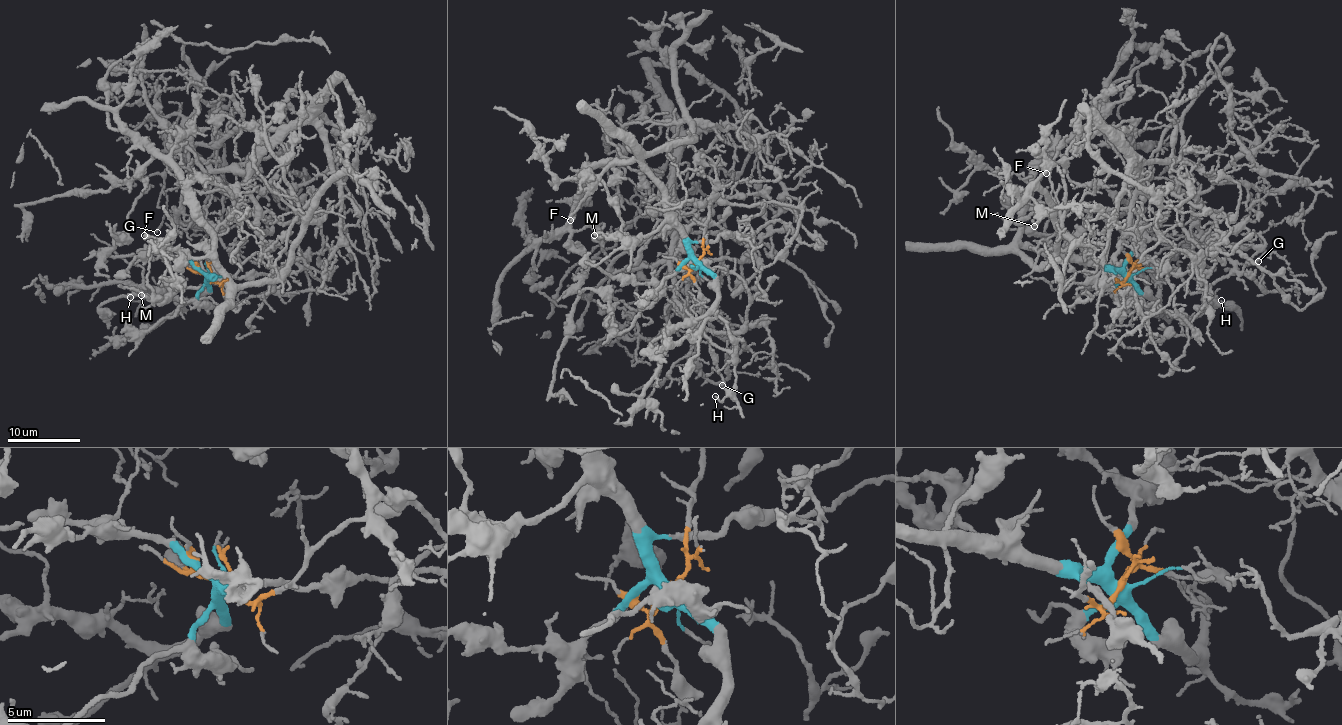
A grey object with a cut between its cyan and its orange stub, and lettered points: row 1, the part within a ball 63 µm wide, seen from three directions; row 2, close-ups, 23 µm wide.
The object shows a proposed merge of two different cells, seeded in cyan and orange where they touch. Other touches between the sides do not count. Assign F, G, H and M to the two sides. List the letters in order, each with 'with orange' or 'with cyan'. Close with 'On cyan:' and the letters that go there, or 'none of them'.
F: with cyan
G: with orange
H: with cyan
M: with cyan
On cyan: F, H, M

